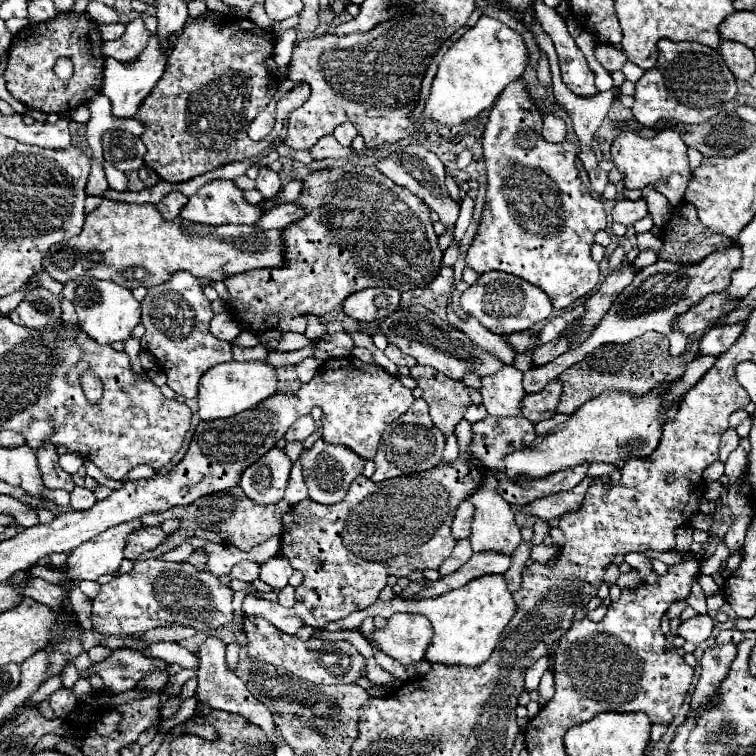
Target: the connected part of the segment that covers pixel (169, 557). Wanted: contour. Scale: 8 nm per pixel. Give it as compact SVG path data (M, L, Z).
M183 543L176 549L162 554L161 556L159 556L159 559L162 559L163 561L184 562L187 560L190 553L191 544Z

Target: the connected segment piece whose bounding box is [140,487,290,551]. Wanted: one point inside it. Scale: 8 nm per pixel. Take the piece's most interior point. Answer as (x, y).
(231, 514)

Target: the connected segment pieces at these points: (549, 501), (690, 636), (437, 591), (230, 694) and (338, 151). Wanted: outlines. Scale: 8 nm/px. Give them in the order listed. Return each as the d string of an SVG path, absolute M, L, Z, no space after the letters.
M586 477L572 491L562 491L562 493L554 493L550 497L544 497L544 499L536 499L536 503L524 505L522 511L526 515L532 515L532 517L542 519L546 523L550 523L552 519L562 517L566 513L578 511L582 507L582 501L584 501L584 495L586 495L586 489L588 489L590 481L592 479Z
M696 615L692 619L686 619L680 623L680 627L674 631L668 631L668 637L682 637L690 643L702 643L710 637L712 633L712 619L708 615Z
M474 553L472 559L468 563L464 563L458 571L440 577L438 581L430 583L428 587L424 587L418 595L412 597L412 601L420 601L420 599L430 599L430 597L440 597L448 591L454 591L482 575L494 575L494 573L506 573L506 569L510 567L510 557L502 555L502 553Z
M208 637L202 647L200 647L200 669L198 669L198 691L196 691L196 701L200 705L208 705L212 709L222 709L222 711L228 711L228 713L240 713L242 717L246 717L248 721L260 725L260 729L266 733L266 737L270 739L270 745L276 749L276 727L274 727L274 721L272 721L272 713L260 705L260 701L256 697L252 697L252 693L244 687L244 683L228 669L226 665L226 649L222 645L220 639L216 637Z
M326 135L310 149L310 153L312 153L314 159L330 159L330 157L332 159L350 159L352 149L350 147L342 147L334 139L334 135Z

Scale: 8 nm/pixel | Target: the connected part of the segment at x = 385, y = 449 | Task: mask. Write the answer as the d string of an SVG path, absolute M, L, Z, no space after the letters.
M416 399L414 405L394 423L390 423L384 429L384 435L380 439L378 455L376 455L376 471L372 475L372 481L384 481L400 475L412 475L420 471L428 471L442 463L442 453L444 453L444 443L446 437L444 433L434 427L430 415L428 415L428 405L424 399Z

